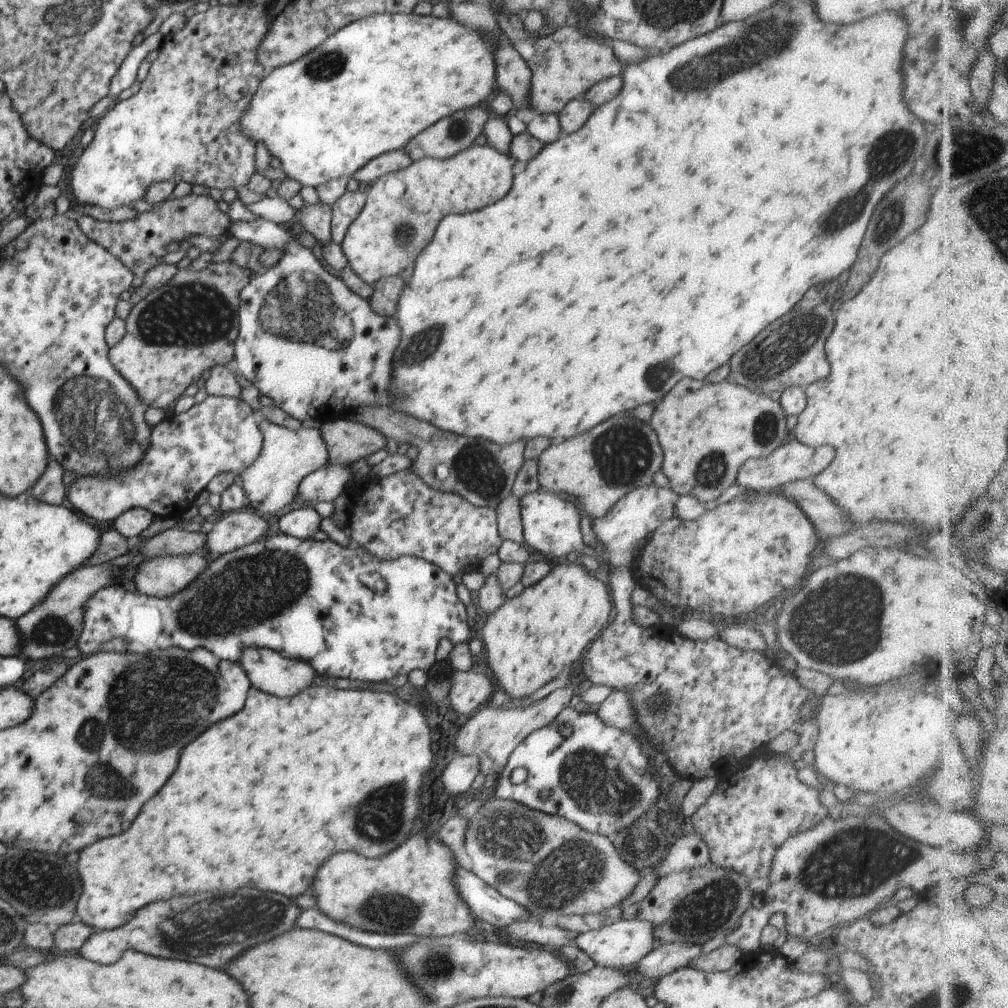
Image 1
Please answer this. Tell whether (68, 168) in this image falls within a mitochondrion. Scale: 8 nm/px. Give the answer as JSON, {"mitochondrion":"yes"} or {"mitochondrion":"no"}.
{"mitochondrion":"no"}

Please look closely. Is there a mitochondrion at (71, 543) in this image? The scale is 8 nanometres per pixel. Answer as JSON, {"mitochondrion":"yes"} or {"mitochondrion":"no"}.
{"mitochondrion":"no"}

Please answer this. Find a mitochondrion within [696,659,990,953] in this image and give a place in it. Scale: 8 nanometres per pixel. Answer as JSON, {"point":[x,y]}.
{"point":[845,866]}

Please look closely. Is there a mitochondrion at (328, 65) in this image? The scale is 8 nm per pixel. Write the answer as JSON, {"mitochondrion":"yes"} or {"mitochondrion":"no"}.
{"mitochondrion":"yes"}

